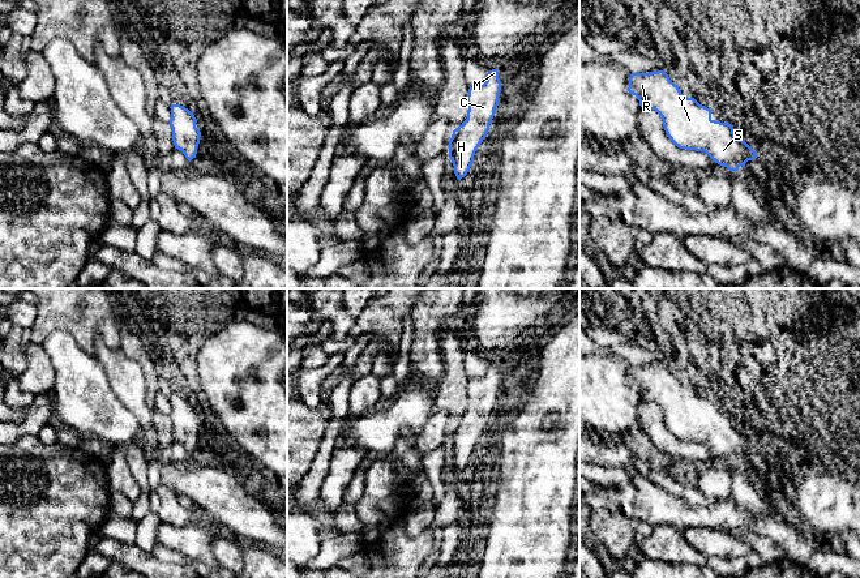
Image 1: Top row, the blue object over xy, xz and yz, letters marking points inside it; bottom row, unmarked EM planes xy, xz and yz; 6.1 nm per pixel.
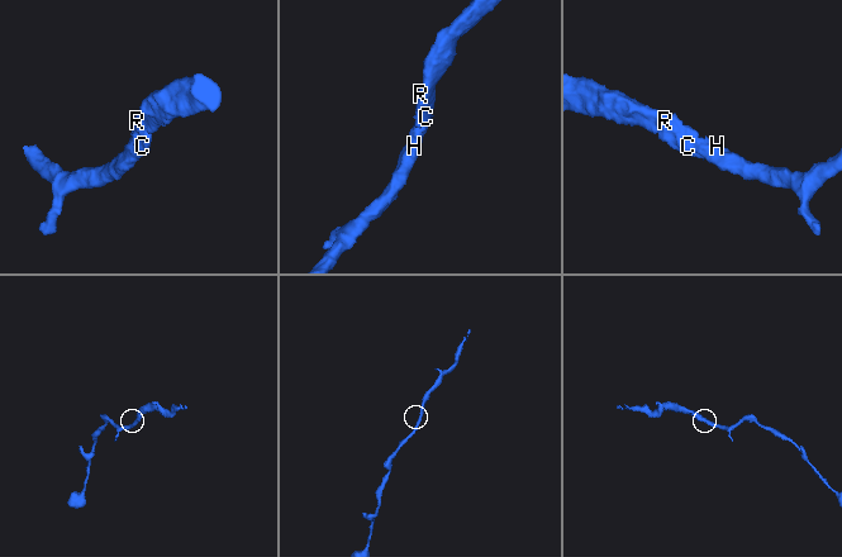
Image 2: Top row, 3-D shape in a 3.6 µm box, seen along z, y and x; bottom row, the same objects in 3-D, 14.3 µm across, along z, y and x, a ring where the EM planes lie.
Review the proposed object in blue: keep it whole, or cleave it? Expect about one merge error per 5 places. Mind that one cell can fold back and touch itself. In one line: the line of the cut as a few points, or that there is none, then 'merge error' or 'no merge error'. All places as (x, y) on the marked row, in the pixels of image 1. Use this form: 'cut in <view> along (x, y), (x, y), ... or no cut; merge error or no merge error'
no cut; no merge error

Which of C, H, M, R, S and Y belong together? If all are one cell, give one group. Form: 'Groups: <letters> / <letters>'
Groups: C H M R S Y

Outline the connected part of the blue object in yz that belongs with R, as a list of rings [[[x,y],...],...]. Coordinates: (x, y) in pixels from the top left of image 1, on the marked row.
[[[664,70],[650,73],[632,73],[629,94],[638,98],[642,108],[655,110],[663,120],[663,127],[671,141],[680,149],[705,151],[715,163],[737,171],[753,160],[757,153],[743,140],[739,140],[731,124],[711,119],[711,110],[699,104],[694,98],[684,97]]]

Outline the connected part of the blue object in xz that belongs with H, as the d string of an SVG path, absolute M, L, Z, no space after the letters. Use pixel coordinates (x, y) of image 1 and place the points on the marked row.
M497 69L488 72L487 81L468 89L467 119L453 130L449 141L449 158L454 166L458 180L465 177L474 162L474 155L479 145L487 137L489 124L499 106L501 82Z

